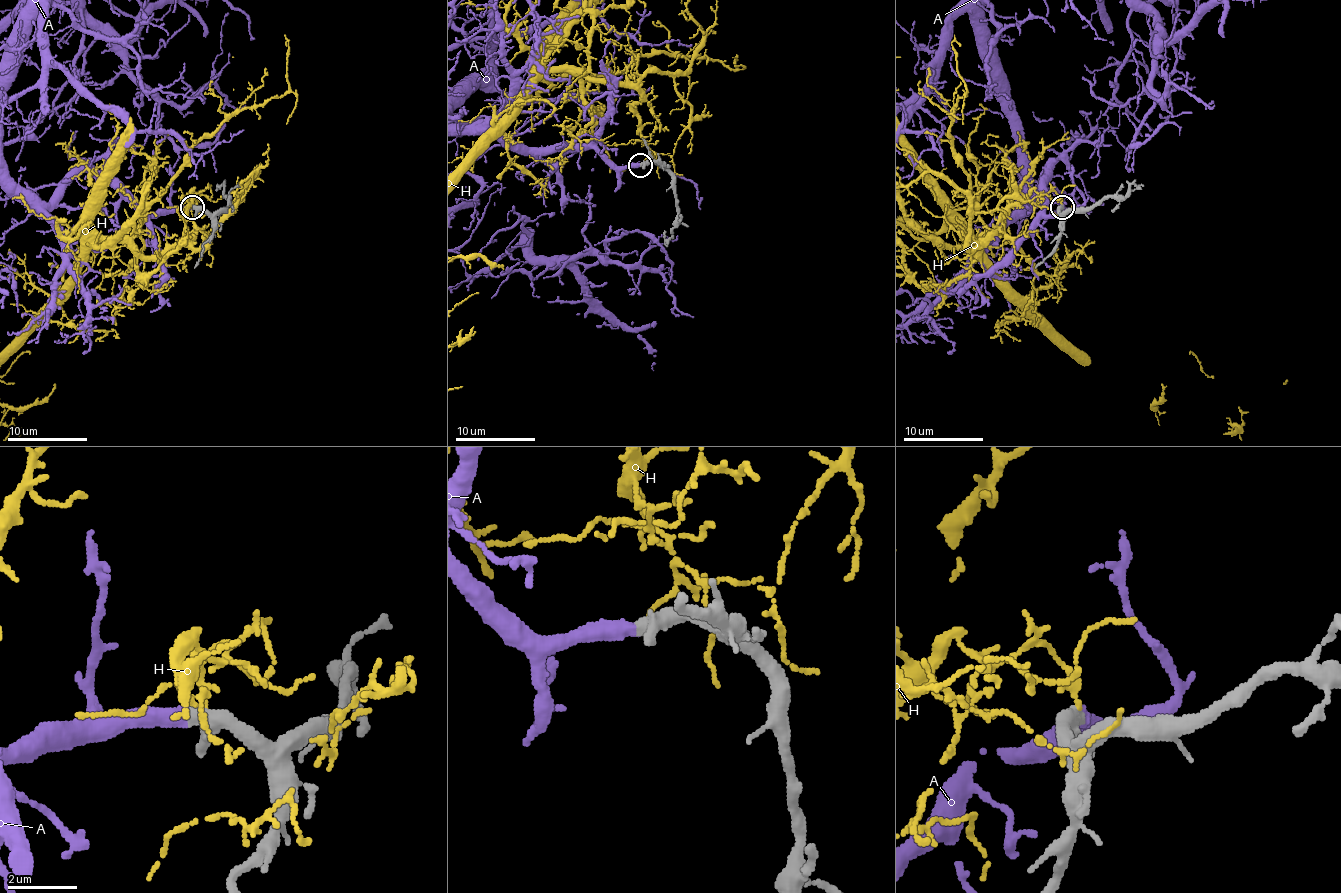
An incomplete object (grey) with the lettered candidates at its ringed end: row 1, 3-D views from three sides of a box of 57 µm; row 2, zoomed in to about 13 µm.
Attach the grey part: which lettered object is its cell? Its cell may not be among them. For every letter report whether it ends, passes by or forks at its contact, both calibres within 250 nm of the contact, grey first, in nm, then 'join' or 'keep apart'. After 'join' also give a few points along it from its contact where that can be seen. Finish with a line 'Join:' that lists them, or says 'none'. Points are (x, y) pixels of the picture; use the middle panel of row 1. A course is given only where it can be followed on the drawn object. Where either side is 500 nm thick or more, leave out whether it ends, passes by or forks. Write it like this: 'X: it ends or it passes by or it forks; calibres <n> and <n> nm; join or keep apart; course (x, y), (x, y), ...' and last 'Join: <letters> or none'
A: it ends; calibres 400 and 480 nm; join
H: it ends; calibres 440 and 200 nm; keep apart
Join: A

